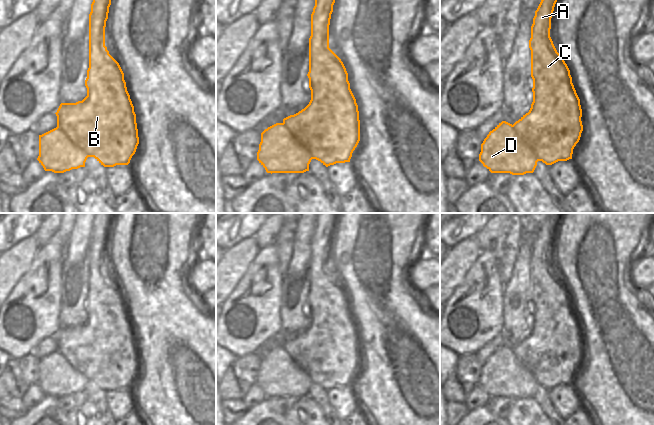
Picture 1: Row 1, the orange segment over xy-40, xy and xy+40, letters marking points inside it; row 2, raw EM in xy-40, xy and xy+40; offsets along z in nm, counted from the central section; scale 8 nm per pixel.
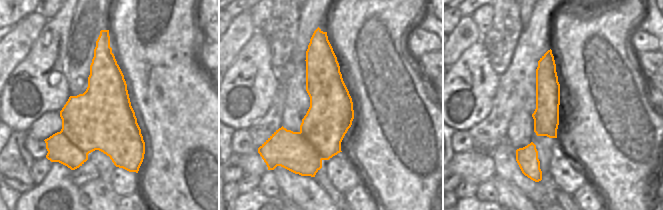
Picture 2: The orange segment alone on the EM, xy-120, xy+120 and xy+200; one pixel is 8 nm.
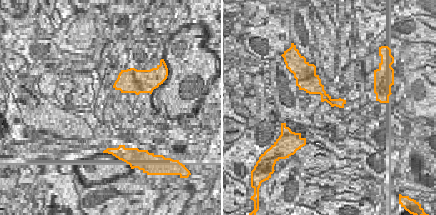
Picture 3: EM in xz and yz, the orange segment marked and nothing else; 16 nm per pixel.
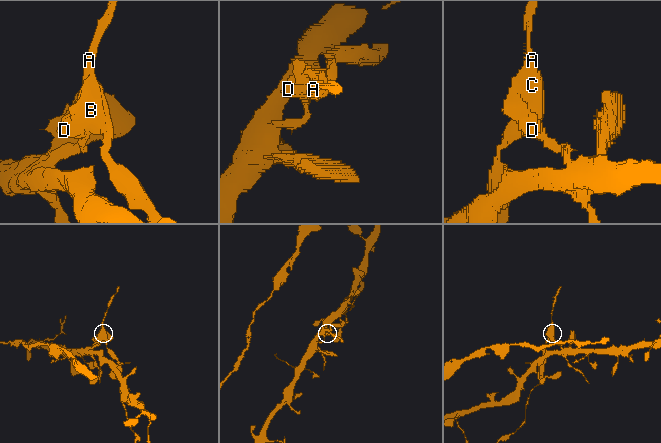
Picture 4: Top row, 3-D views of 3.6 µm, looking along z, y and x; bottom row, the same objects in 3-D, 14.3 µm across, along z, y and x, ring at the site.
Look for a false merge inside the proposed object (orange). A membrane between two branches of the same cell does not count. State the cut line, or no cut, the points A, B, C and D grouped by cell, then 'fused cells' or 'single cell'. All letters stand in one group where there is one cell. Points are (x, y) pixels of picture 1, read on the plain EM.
xy (282, 347), (313, 382) | A B C / D | fused cells

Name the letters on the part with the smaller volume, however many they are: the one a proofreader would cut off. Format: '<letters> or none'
A, B, C.

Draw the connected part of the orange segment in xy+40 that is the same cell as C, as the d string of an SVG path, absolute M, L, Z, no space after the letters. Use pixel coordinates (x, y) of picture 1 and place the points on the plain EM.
M546 217L535 235L529 264L533 326L529 336L513 348L517 359L546 389L572 383L573 373L583 355L580 323L572 307L570 294L550 261L551 242L557 223L557 219Z

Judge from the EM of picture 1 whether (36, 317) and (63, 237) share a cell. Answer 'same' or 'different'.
same

